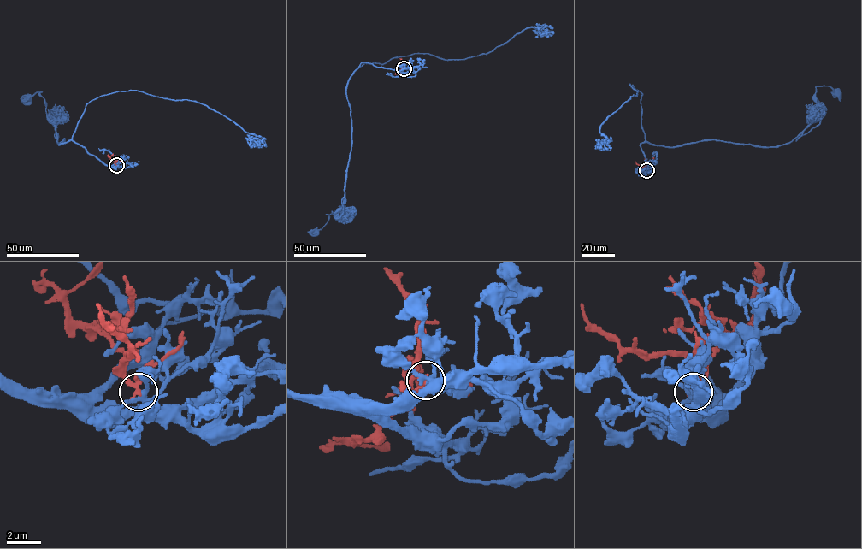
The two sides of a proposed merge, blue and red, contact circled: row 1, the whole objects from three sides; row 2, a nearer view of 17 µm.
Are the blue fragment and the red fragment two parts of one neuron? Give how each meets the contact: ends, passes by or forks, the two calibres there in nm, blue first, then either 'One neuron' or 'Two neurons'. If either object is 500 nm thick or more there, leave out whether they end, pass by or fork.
At the ring blue forks. At the ring red passes by. Thickness 320 nm (blue) against 240 nm. Two neurons

